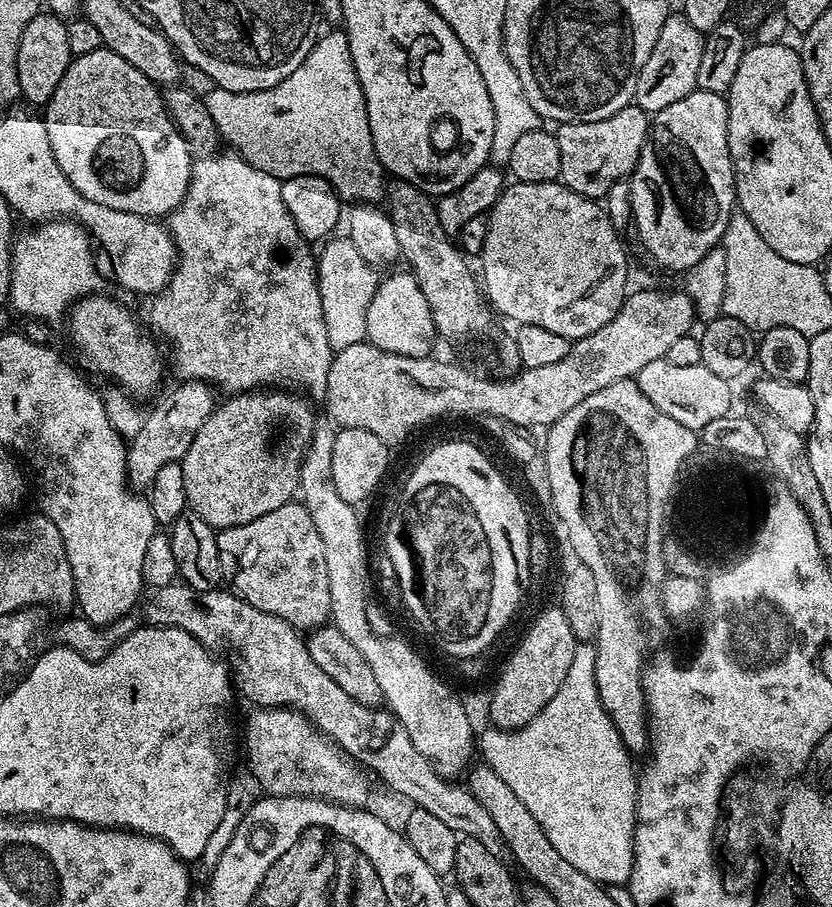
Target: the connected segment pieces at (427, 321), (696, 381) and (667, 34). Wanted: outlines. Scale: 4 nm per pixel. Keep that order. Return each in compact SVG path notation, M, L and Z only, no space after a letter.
M408 270L385 275L374 298L370 298L370 310L366 310L367 343L378 346L390 354L402 354L406 358L432 356L432 347L438 342L437 330L431 318L431 308L415 277Z
M655 360L642 370L638 370L635 376L636 385L662 410L662 414L674 418L674 422L682 422L690 431L699 433L714 418L722 418L733 411L732 388L729 381L718 378L710 370L706 370L704 364L698 366L674 366L670 361Z
M683 14L668 15L658 34L658 42L654 42L654 50L650 50L650 58L646 58L646 66L642 66L642 74L638 74L635 104L644 112L655 114L697 91L704 39L705 33L694 30Z

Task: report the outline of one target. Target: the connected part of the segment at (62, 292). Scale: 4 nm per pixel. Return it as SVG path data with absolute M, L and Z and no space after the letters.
M61 218L49 220L39 226L33 227L32 232L24 232L15 237L12 246L12 281L8 291L11 307L16 307L24 316L32 316L36 322L53 322L65 315L68 309L80 299L81 296L91 296L102 283L102 277L96 267L94 244L87 232L74 220Z

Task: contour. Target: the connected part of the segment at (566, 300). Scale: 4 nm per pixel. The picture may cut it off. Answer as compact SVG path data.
M512 182L505 187L496 199L490 211L487 213L488 229L486 230L486 246L482 253L484 260L484 278L482 276L482 292L487 303L508 320L516 320L517 325L529 324L530 326L543 326L545 330L551 330L554 334L562 334L562 338L573 342L586 338L586 334L594 334L594 330L602 330L614 314L624 305L624 297L629 291L628 285L628 256L624 253L624 244L620 241L621 233L610 222L608 213L597 201L586 198L574 190L570 190L565 184L553 182L550 184L521 184Z

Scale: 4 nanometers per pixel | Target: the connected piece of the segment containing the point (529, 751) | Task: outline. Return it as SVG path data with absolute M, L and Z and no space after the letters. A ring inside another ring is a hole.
M577 643L570 670L562 686L558 686L558 694L542 706L533 720L515 730L488 726L484 733L479 733L478 748L481 753L484 751L483 763L491 766L494 774L518 794L526 810L538 818L538 826L546 830L546 838L550 838L554 850L558 850L566 862L600 884L627 885L634 858L638 772L632 769L633 753L622 742L610 714L606 714L598 698L595 643Z

